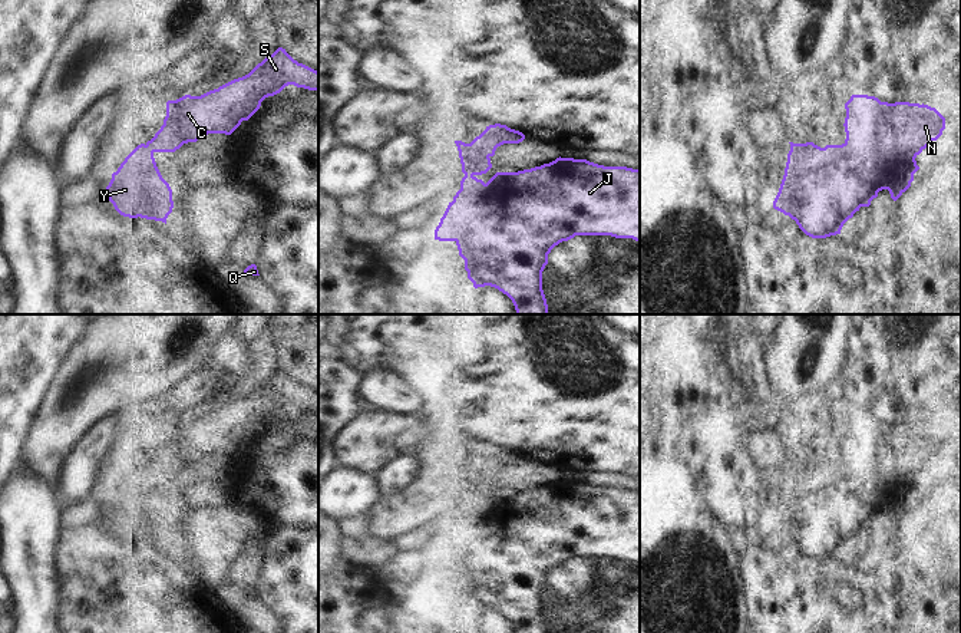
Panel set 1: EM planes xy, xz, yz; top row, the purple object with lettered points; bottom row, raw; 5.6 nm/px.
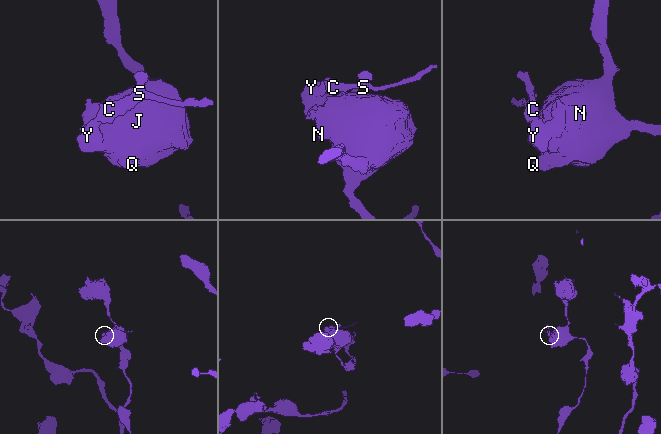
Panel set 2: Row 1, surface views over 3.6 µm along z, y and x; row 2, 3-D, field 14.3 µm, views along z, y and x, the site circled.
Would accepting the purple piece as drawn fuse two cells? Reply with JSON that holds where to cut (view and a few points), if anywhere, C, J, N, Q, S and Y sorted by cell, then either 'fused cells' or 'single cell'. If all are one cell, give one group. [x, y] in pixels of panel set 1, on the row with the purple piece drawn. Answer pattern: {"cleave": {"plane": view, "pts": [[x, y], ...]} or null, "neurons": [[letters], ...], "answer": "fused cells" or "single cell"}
{"cleave": {"plane": "xz", "pts": [[468, 144], [482, 160], [481, 174]]}, "neurons": [["C", "S"], ["J", "N", "Q", "Y"]], "answer": "fused cells"}

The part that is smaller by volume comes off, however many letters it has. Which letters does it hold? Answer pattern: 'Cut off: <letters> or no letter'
Cut off: C, S

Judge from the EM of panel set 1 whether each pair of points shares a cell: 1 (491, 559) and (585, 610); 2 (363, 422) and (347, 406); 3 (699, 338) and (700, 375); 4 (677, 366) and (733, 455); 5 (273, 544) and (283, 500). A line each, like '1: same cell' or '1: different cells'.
1: same cell
2: different cells
3: same cell
4: same cell
5: different cells

